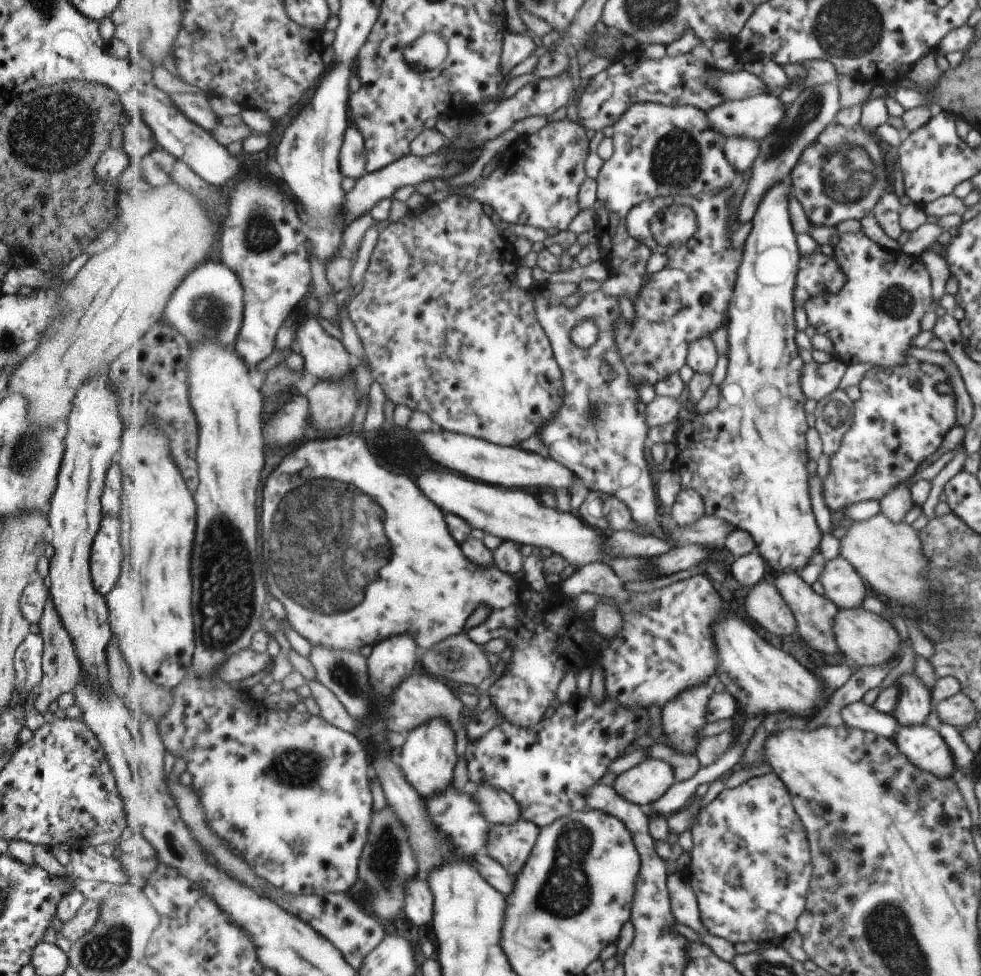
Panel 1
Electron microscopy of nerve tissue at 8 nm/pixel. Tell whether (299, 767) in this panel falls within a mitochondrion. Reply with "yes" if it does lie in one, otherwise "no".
yes

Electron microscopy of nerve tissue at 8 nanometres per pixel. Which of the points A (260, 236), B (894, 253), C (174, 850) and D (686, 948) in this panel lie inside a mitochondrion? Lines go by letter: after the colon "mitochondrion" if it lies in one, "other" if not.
A: mitochondrion
B: other
C: other
D: other

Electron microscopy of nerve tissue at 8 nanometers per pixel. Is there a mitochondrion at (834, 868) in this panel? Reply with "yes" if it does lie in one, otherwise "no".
no

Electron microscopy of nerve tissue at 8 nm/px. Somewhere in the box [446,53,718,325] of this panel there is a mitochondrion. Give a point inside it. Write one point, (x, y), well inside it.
(677, 158)

